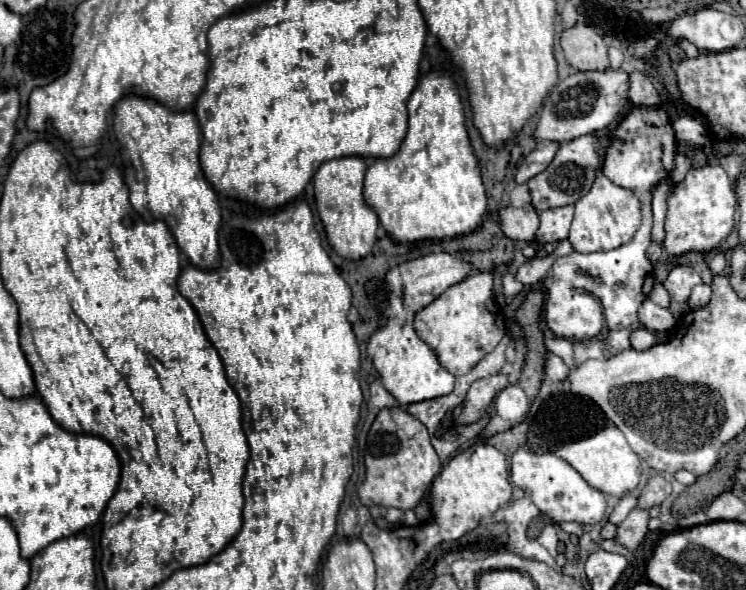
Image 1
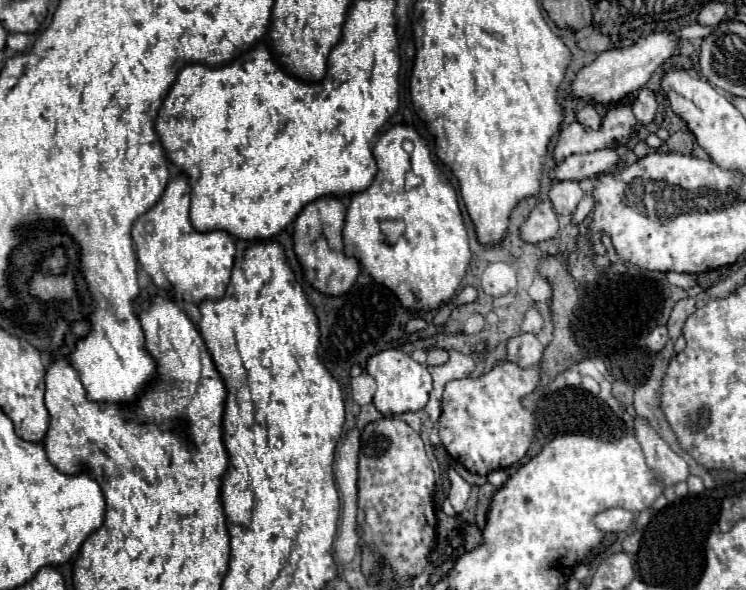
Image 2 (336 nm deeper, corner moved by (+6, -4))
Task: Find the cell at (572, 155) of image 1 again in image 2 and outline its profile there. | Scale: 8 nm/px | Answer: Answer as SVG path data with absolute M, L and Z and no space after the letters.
M604 147L592 153L582 153L582 155L570 155L562 163L556 165L554 169L554 181L582 181L586 177L604 173L620 163L620 153L618 149Z

